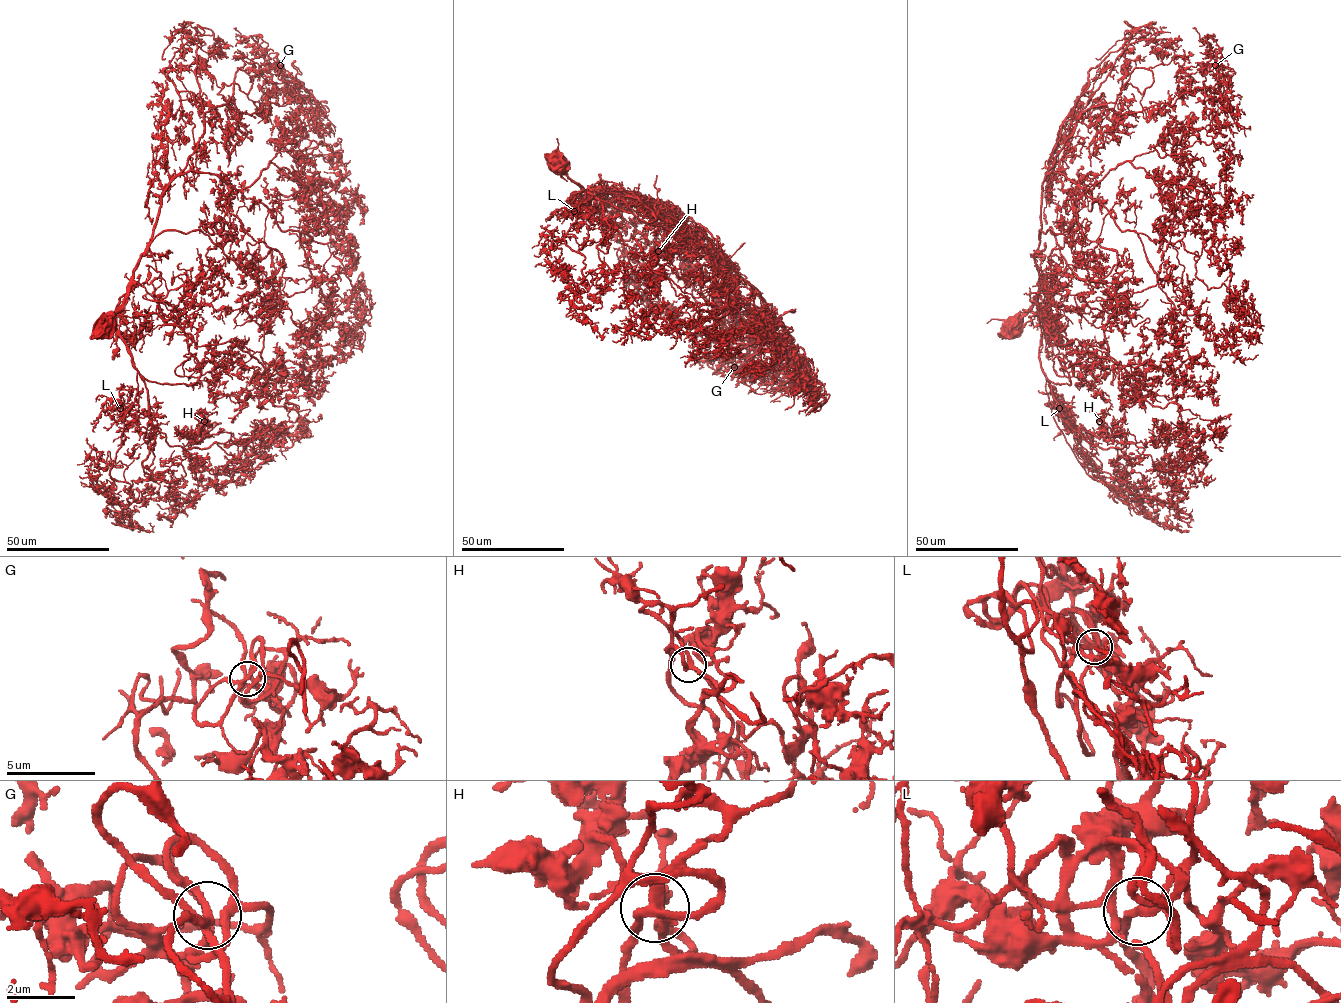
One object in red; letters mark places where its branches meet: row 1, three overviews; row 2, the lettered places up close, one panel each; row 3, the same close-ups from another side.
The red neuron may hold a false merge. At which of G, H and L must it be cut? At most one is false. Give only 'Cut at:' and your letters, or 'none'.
Cut at: none

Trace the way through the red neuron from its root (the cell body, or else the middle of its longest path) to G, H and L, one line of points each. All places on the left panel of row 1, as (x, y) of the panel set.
G: (103, 326), (151, 236), (160, 194), (197, 146), (203, 114), (281, 105), (294, 91), (278, 78), (280, 65)
H: (103, 326), (137, 283), (119, 333), (144, 383), (149, 423), (186, 448), (231, 436), (199, 439), (203, 420)
L: (103, 326), (137, 283), (125, 300), (119, 325), (137, 372), (137, 392), (128, 409), (120, 408)

